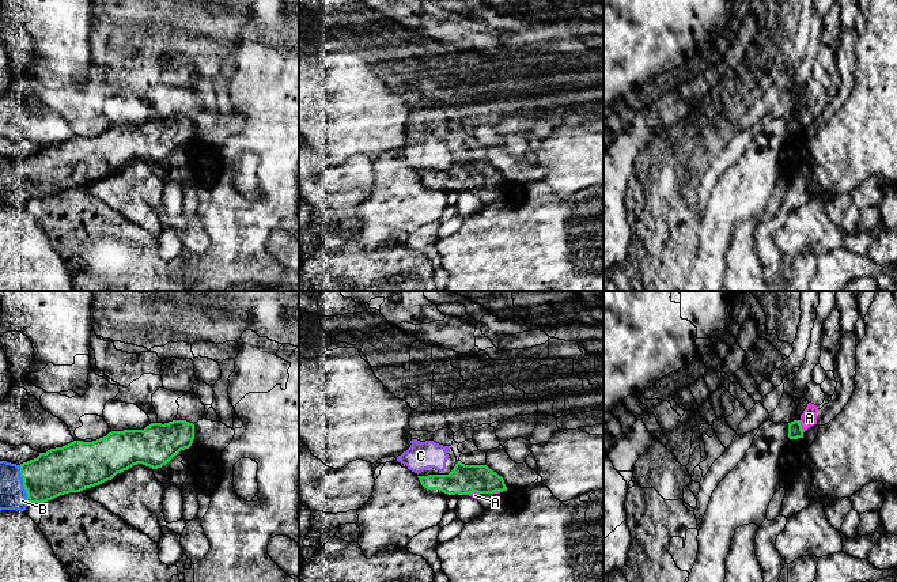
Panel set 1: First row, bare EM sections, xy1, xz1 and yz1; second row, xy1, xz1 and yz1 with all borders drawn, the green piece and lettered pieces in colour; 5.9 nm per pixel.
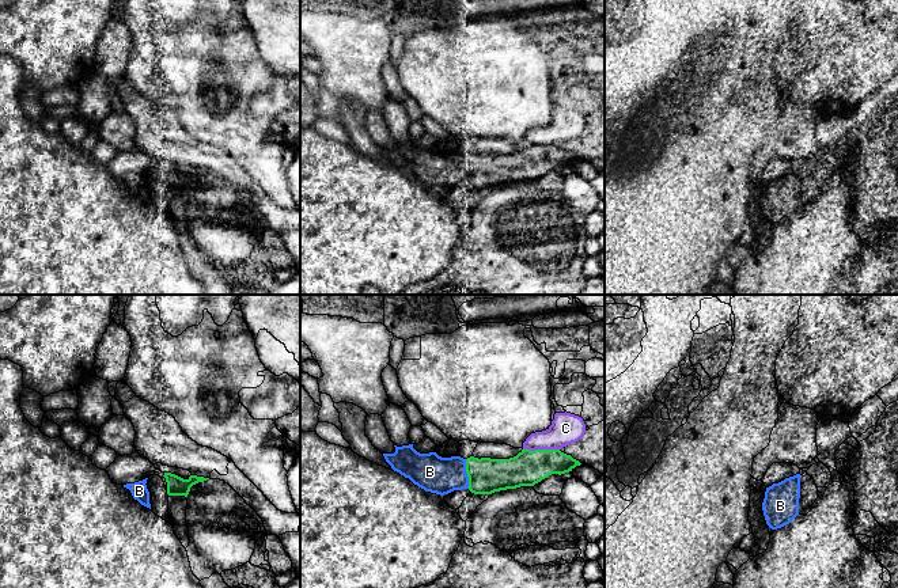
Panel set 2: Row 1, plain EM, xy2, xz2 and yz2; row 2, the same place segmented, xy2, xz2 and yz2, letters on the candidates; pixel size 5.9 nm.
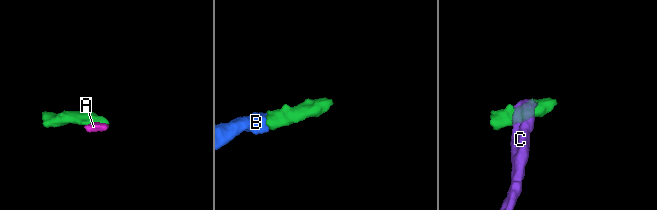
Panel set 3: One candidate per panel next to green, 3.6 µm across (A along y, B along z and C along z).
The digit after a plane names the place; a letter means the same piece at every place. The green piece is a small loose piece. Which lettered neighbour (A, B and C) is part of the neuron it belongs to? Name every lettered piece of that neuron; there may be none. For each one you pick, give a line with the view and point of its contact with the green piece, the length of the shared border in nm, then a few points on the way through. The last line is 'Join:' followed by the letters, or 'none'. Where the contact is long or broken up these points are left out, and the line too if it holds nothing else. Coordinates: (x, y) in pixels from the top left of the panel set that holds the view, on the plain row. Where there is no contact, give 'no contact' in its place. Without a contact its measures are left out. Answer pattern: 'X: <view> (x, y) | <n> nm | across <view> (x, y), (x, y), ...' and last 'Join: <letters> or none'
A: yz1 (801, 121) | 80 nm | across yz1 (795, 127), (801, 121), (809, 113)
B: xy1 (23, 180) | 240 nm
Join: A, B

